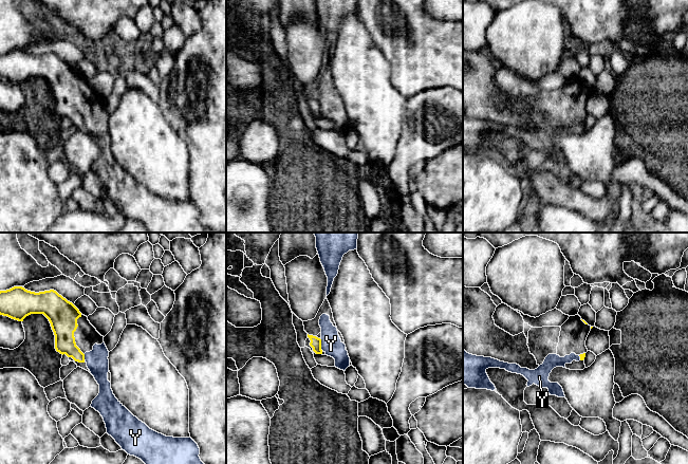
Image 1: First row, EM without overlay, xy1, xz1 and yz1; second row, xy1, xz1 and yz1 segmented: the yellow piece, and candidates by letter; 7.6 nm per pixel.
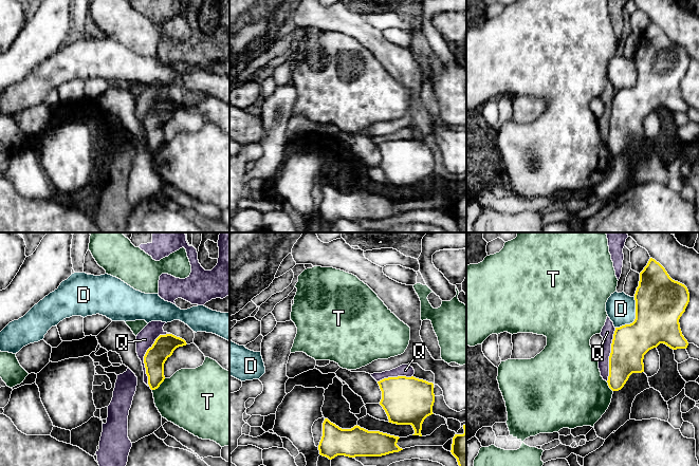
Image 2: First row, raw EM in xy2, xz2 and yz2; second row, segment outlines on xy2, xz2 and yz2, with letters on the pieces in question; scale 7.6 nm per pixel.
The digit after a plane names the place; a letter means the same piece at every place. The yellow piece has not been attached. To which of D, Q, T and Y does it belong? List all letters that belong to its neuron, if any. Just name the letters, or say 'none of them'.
Y

